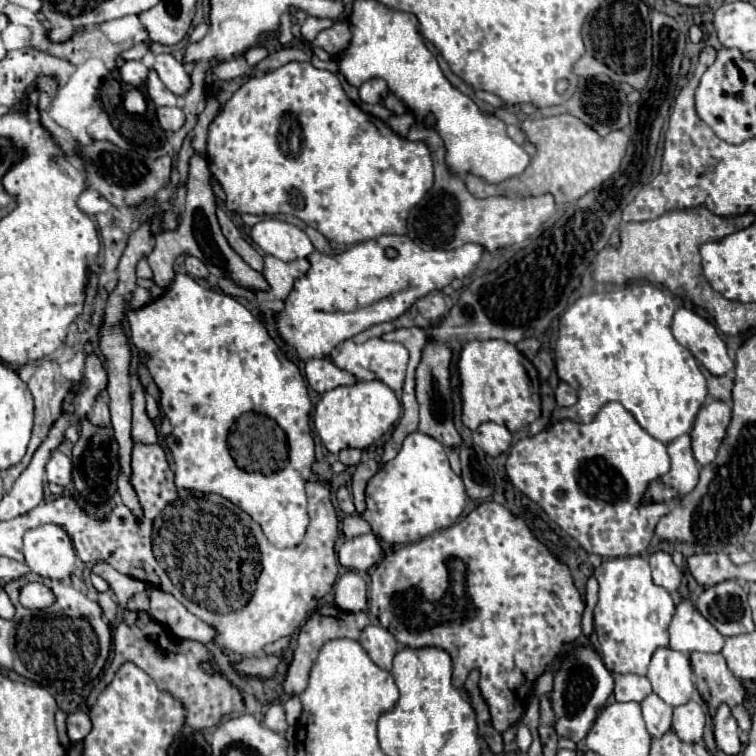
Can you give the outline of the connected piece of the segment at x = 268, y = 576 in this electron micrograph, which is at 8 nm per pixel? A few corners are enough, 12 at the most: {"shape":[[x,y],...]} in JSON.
{"shape":[[307,482],[297,548],[261,552],[239,612],[211,616],[213,644],[241,656],[297,632],[339,574],[331,492]]}

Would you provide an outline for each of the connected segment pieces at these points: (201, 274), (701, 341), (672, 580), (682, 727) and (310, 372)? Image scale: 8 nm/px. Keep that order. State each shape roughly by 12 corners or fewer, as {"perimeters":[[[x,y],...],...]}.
{"perimeters":[[[187,256],[187,274],[207,278],[209,270],[195,256]],[[679,308],[671,328],[713,376],[735,364],[709,320]],[[667,552],[649,558],[653,582],[677,592],[681,572]],[[697,702],[673,710],[673,730],[683,742],[701,742],[705,712]],[[309,358],[305,378],[317,392],[351,386],[355,376],[331,358]]]}

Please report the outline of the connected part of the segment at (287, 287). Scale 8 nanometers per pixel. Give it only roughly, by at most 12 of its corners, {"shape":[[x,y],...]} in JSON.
{"shape":[[265,256],[263,276],[271,290],[249,300],[285,300],[297,278],[309,270],[307,258],[283,262]]}

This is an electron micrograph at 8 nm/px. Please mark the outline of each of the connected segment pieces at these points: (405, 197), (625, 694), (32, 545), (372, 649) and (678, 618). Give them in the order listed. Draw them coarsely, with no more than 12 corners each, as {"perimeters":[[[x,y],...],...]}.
{"perimeters":[[[311,62],[249,78],[209,126],[231,212],[327,240],[405,234],[423,142]],[[617,674],[617,702],[643,702],[651,694],[645,676]],[[57,524],[25,532],[25,562],[43,578],[73,572],[75,548]],[[367,626],[359,644],[383,670],[393,668],[397,640],[383,626]],[[689,600],[669,626],[671,650],[721,652],[725,636]]]}

